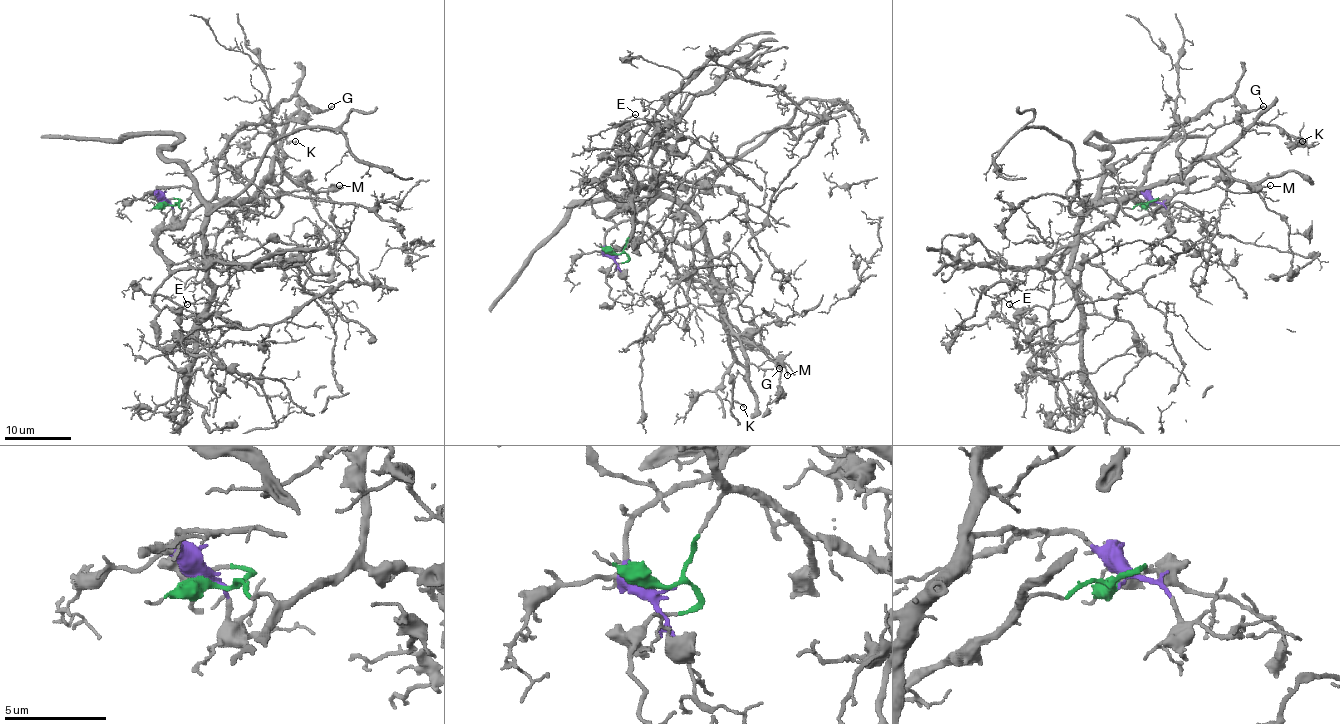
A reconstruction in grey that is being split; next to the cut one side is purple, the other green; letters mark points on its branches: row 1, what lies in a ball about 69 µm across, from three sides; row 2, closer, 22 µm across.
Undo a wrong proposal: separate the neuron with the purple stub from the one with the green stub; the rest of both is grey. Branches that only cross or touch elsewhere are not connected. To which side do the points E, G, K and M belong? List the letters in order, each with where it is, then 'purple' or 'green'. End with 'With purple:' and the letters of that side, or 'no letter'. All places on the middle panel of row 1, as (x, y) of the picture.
E: at (635, 114); green
G: at (779, 368); green
K: at (743, 407); purple
M: at (787, 375); green
With purple: K

